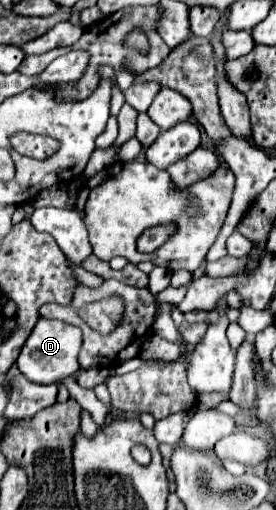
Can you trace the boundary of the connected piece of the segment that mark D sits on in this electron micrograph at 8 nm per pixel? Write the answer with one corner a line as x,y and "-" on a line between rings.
40,317
34,331
30,333
30,337
26,339
20,357
16,361
18,369
22,375
26,375
26,379
30,379
32,383
40,383
40,385
50,385
50,383
60,383
62,379
74,375
80,365
78,365
78,349
82,343
82,331
70,323
62,323
58,319
46,319

